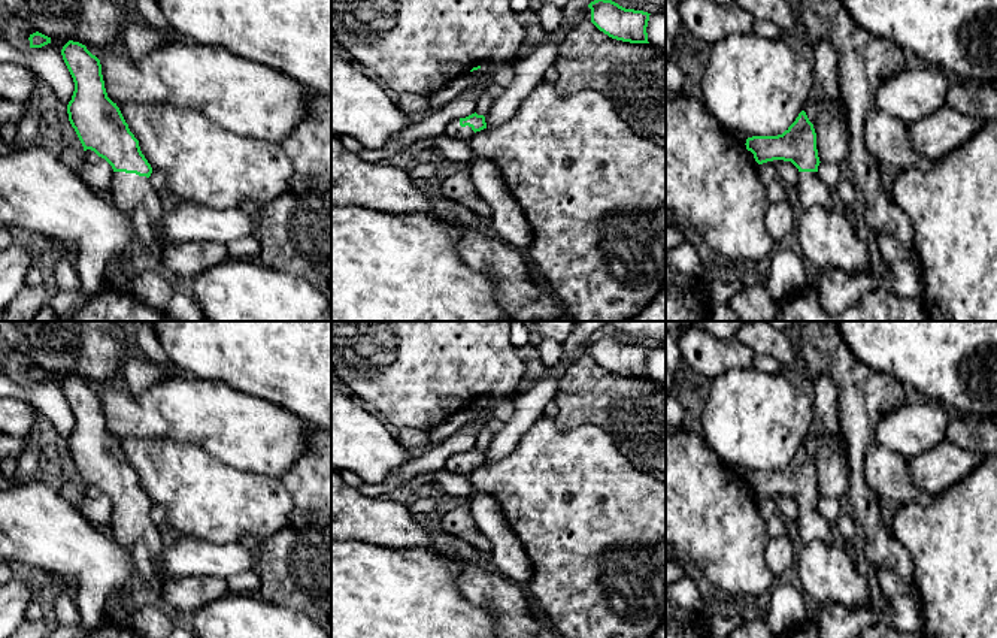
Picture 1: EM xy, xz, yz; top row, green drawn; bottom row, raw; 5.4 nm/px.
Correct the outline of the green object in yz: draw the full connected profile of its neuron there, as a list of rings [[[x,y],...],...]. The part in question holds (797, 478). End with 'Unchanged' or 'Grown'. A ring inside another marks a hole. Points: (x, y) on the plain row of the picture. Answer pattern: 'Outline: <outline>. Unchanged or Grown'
Outline: [[[804,445],[778,471],[752,471],[746,474],[746,484],[758,499],[784,495],[791,496],[798,507],[818,507],[819,492],[816,468]]]. Unchanged

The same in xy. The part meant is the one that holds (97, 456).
Outline: [[[69,375],[63,381],[61,390],[75,417],[75,426],[67,439],[69,456],[84,486],[94,486],[112,501],[113,507],[136,508],[149,512],[152,502],[142,489],[139,475],[130,466],[116,438],[107,432],[100,394],[85,380],[73,375]]]. Unchanged

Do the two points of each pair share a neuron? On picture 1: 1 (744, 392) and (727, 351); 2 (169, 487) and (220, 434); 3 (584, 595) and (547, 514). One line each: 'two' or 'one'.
1: two
2: two
3: one

